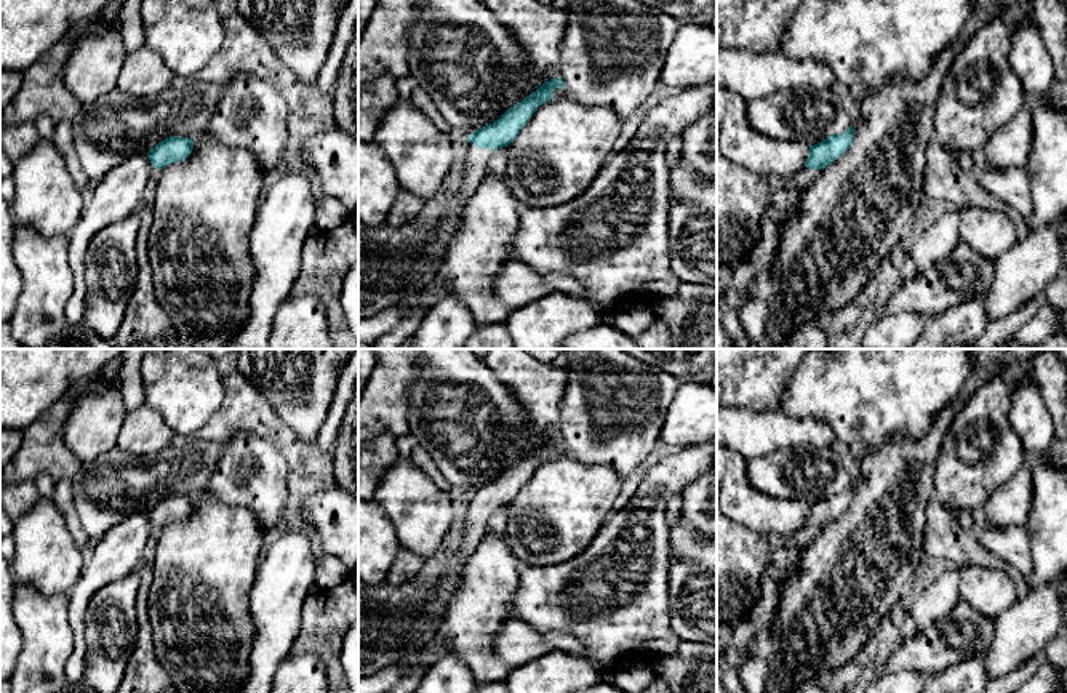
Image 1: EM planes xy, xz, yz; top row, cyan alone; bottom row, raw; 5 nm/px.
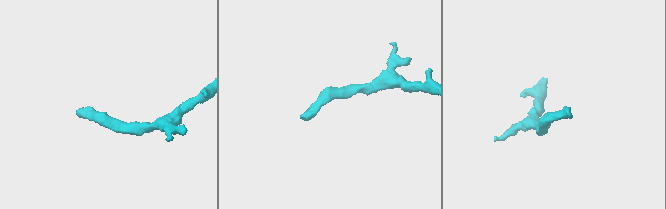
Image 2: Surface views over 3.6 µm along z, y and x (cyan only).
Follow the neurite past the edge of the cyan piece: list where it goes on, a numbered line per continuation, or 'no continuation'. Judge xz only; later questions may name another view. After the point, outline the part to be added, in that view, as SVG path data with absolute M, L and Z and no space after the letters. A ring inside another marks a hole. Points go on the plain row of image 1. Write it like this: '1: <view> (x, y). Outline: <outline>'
1: xz (475, 527). Outline: M469 501L467 517L464 523L464 538L461 546L461 560L464 563L467 563L480 541L488 533L488 519L493 512L494 509L491 507L478 507Z

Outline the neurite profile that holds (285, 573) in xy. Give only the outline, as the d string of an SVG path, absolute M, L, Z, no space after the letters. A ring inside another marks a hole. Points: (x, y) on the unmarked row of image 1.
M294 527L264 547L250 589L256 624L251 672L235 693L270 693L280 664L290 656L301 627L302 603L315 583L312 531Z

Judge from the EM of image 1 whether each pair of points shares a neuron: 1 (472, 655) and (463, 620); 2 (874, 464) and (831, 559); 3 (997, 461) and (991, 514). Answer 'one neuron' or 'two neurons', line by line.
1: one neuron
2: one neuron
3: two neurons

